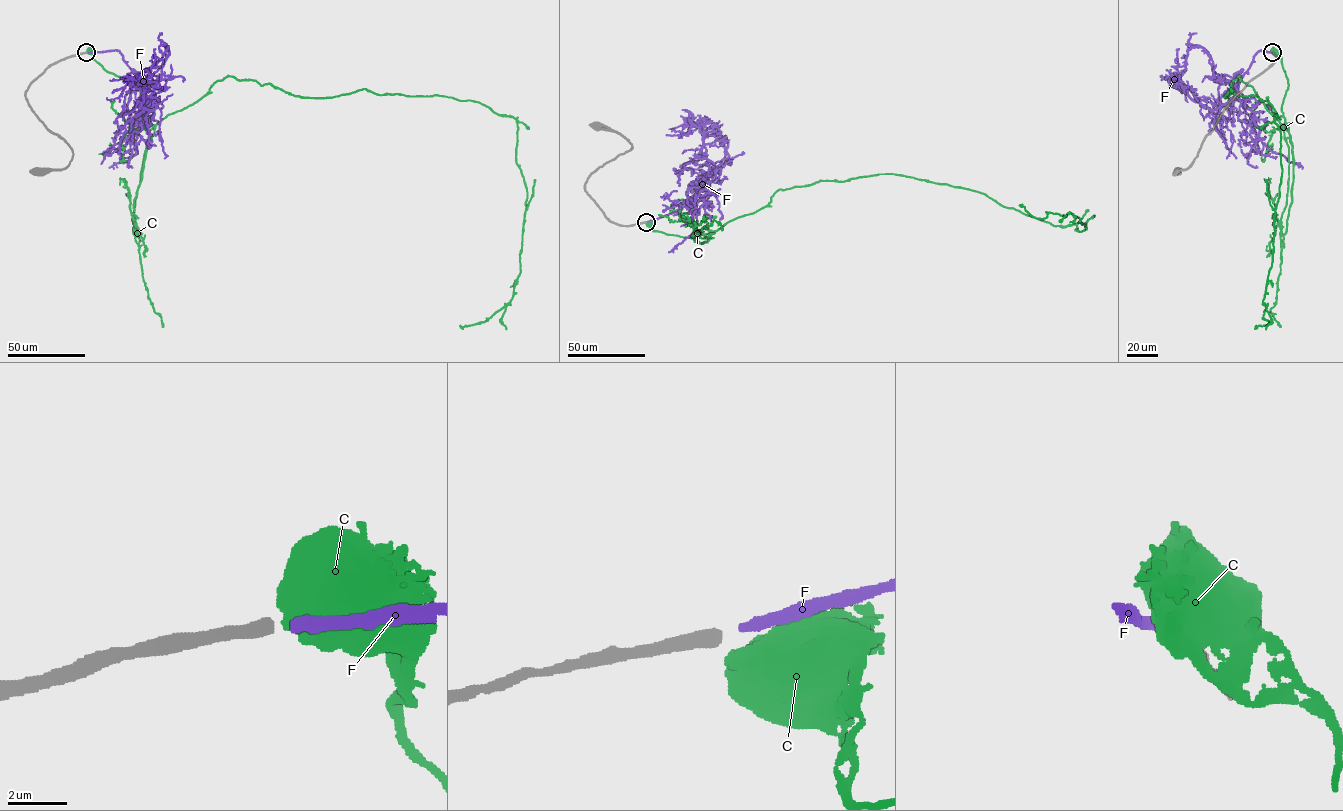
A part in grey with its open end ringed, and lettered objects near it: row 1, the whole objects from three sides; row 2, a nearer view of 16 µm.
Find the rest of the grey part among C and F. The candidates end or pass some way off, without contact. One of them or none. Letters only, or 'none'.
F

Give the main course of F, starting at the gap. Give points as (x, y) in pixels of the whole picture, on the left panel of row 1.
F: (87, 52), (117, 50), (156, 107), (140, 108), (145, 86), (137, 82), (129, 82), (119, 97), (107, 97)

